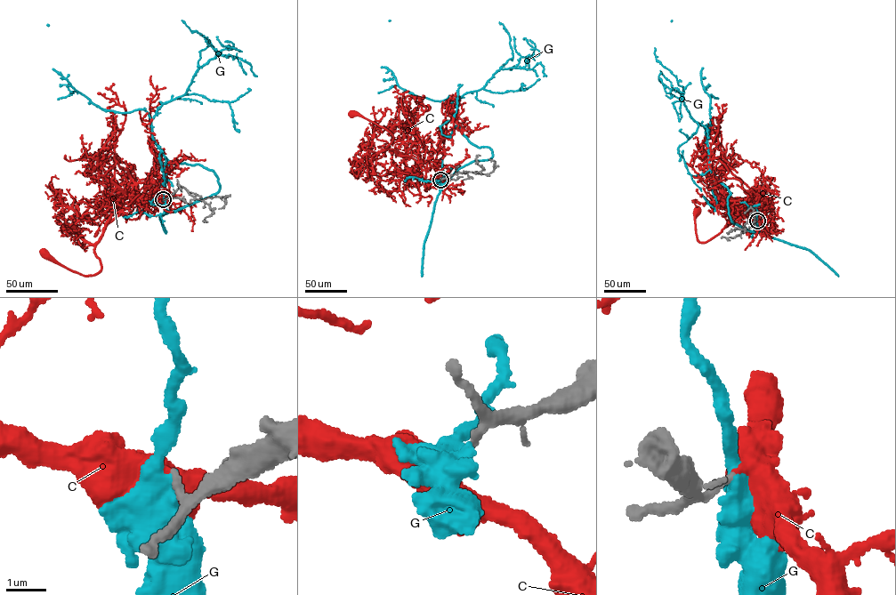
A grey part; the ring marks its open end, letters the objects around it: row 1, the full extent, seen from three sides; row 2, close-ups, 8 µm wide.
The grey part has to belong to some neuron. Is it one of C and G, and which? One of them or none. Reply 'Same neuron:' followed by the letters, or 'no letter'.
Same neuron: C

